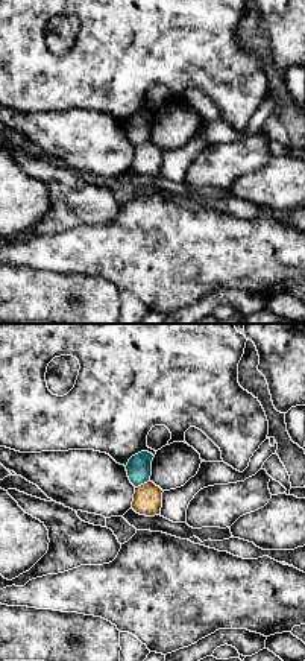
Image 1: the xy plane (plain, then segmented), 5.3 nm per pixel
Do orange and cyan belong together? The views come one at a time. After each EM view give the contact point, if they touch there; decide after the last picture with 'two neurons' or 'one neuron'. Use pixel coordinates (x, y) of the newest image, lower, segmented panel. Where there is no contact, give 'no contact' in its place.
meets orange at (141, 485)

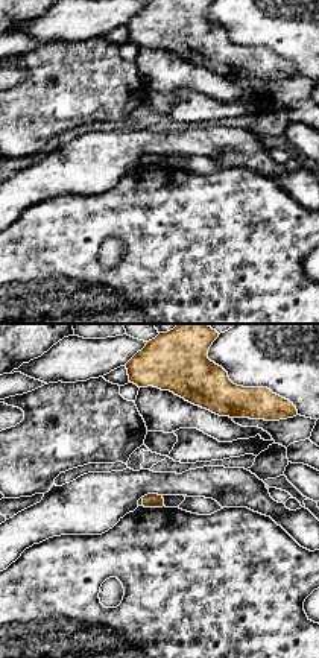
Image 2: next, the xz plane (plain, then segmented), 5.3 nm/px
meets orange at (143, 502)

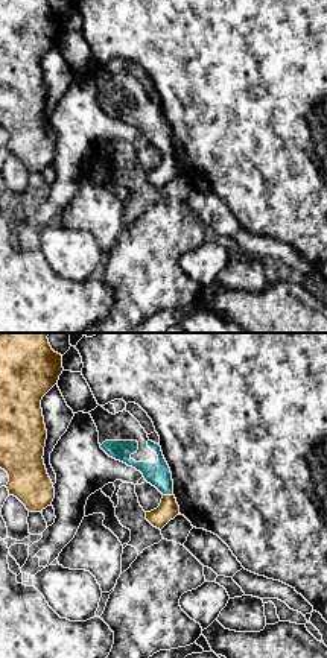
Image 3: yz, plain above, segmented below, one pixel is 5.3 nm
meets orange at (168, 496)

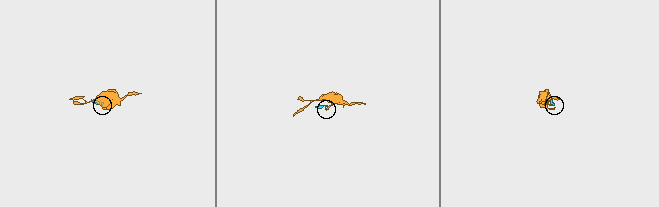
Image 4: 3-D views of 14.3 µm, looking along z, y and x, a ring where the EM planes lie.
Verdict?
two neurons

